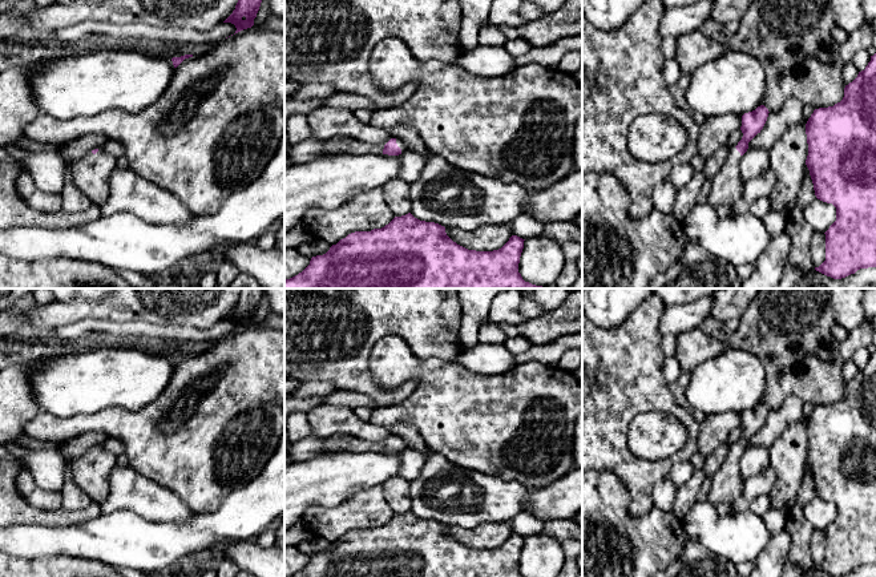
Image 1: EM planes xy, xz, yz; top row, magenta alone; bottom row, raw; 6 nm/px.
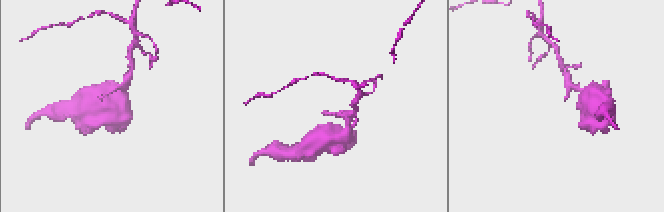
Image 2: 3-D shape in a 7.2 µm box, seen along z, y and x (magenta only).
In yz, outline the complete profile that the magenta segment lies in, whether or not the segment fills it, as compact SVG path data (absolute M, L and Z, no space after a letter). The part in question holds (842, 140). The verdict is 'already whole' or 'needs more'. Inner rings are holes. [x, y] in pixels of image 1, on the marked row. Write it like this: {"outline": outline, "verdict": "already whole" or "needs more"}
{"outline": "M876 53L857 77L845 85L840 102L815 109L806 124L808 156L806 165L818 199L836 207L836 221L825 234L825 261L816 271L841 279L860 269L876 267Z", "verdict": "already whole"}

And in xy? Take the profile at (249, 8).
{"outline": "M238 0L233 13L223 21L235 25L235 33L251 28L262 0Z", "verdict": "already whole"}

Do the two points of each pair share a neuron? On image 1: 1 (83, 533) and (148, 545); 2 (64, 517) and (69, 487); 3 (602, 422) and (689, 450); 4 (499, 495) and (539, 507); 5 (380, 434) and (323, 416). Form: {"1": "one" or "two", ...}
{"1": "one", "2": "two", "3": "one", "4": "two", "5": "one"}

